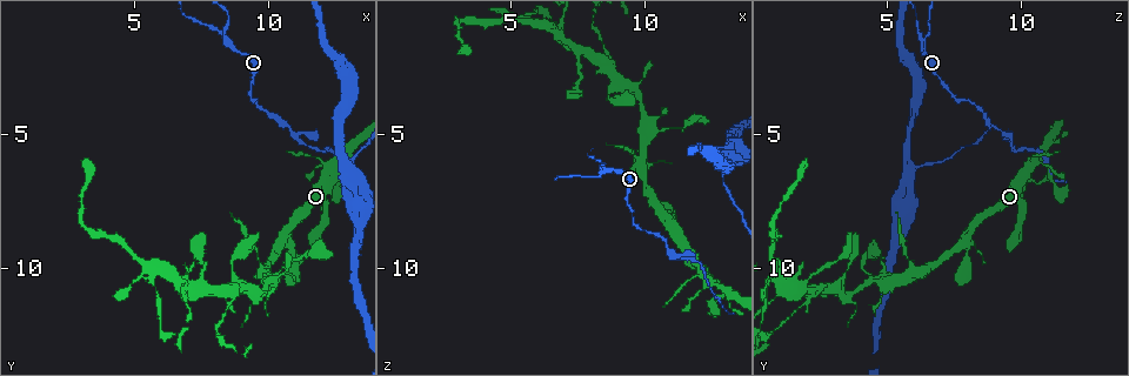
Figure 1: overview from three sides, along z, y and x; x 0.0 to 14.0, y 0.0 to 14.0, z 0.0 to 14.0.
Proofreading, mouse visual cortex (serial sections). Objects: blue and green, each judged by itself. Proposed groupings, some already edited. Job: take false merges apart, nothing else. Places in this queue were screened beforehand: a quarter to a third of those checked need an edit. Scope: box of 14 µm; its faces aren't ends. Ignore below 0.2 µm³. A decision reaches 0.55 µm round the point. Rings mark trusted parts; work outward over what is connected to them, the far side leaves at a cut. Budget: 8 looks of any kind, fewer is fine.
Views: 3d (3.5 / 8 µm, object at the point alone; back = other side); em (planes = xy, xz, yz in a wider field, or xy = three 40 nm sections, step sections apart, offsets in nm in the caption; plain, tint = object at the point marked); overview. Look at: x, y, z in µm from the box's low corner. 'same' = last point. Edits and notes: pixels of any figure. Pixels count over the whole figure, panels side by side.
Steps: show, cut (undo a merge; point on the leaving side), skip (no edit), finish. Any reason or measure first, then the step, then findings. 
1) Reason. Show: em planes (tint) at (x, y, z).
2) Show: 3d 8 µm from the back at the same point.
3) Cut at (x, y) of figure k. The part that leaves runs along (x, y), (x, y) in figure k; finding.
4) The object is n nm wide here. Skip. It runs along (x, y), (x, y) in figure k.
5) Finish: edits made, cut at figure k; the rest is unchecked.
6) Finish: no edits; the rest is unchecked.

Three arms meet. Show: 3d 8 µm at (8.3, 1.6, 6.4).

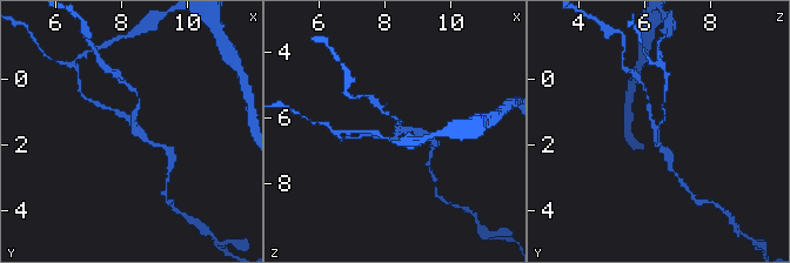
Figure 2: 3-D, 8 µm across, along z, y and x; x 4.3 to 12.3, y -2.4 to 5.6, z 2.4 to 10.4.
3 arms meet here; the arms are 150, 150, 200 nm wide; need the tissue. Show: em xy step 5 (tint) at (8.3, 1.5, 6.3).

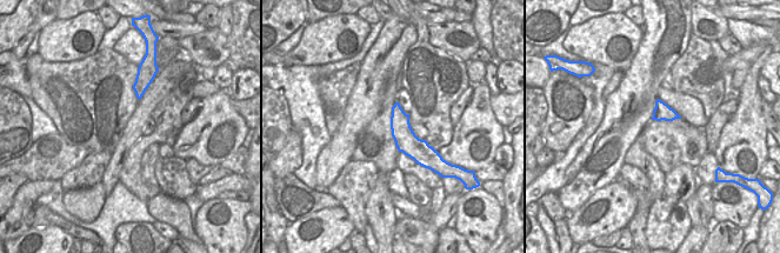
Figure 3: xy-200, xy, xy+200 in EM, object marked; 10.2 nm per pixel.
Cut at (116, 110) of figure 2. The part that leaves runs along (129, 117), (91, 101) in figure 2; a second cell is stuck on.

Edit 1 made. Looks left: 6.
Show: overview.

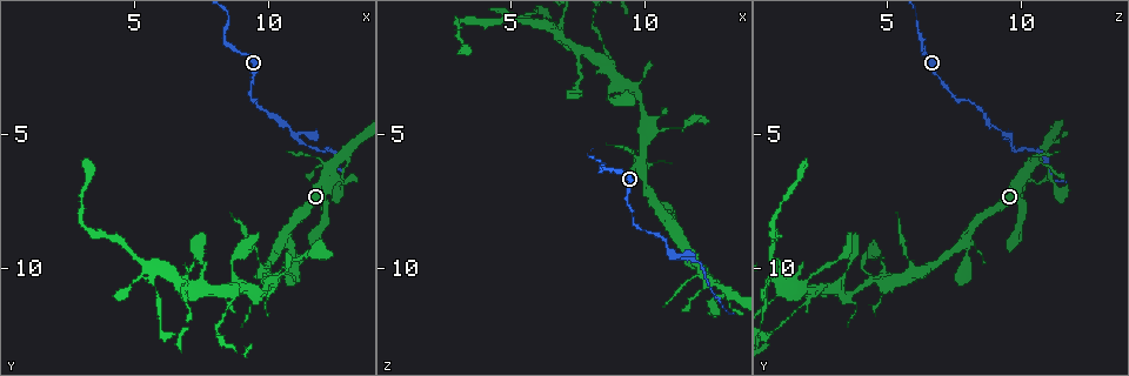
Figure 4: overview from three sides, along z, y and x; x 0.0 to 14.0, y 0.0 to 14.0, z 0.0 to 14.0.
A fork. Show: 3d 3.5 µm at (10.6, 8.8, 7.9).

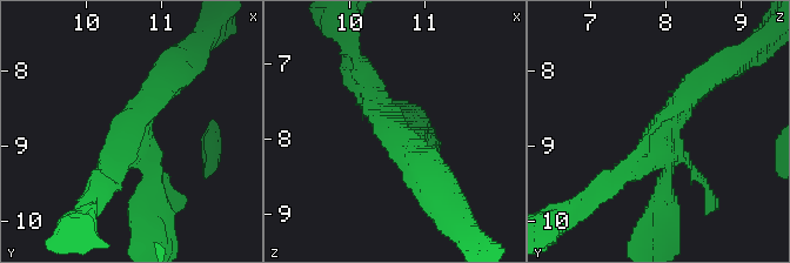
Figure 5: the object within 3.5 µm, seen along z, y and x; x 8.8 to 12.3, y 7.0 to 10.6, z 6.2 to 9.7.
Need the tissue. Show: em xy step 3 (tint) at (10.65, 8.85, 7.85).

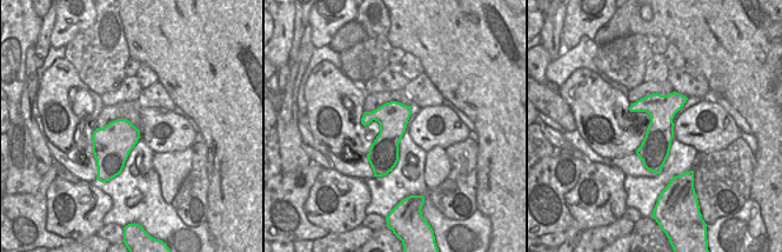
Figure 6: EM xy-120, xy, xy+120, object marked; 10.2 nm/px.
Skip. It runs along (676, 95), (661, 114), (656, 170) in figure 6; all the same cell.

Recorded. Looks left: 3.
Abrupt turn. Show: 3d 3.5 µm at (10.2, 10.5, 4.6).

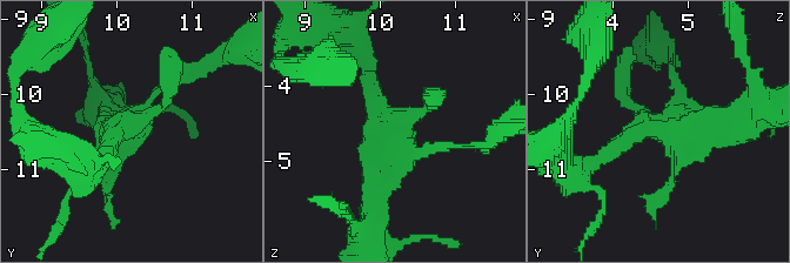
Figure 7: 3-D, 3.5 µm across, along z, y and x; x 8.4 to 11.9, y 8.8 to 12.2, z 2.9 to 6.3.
Need the tissue. Show: em xy step 1 (tint) at (10.20, 10.45, 4.60).

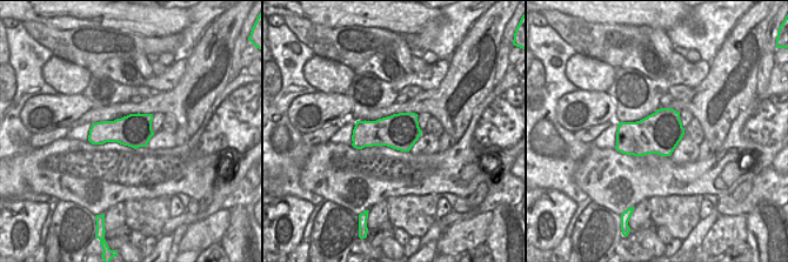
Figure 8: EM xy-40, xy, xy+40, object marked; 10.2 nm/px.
Show: em xy step 5 (tint) at the same point.

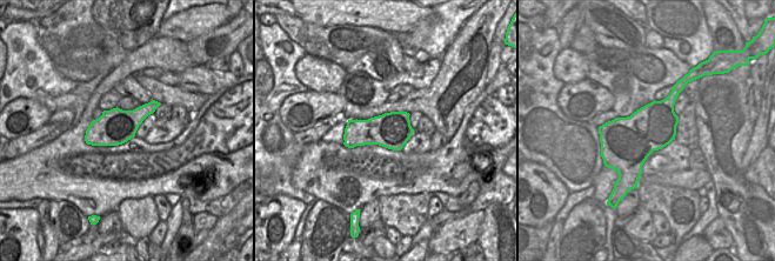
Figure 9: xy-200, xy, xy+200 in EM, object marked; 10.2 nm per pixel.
Skip. It runs along (731, 127), (644, 127), (600, 159) in figure 7; continuous, no second cell.

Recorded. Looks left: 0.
Finish: edits made, cut at figure 2; the rest is unchecked.

